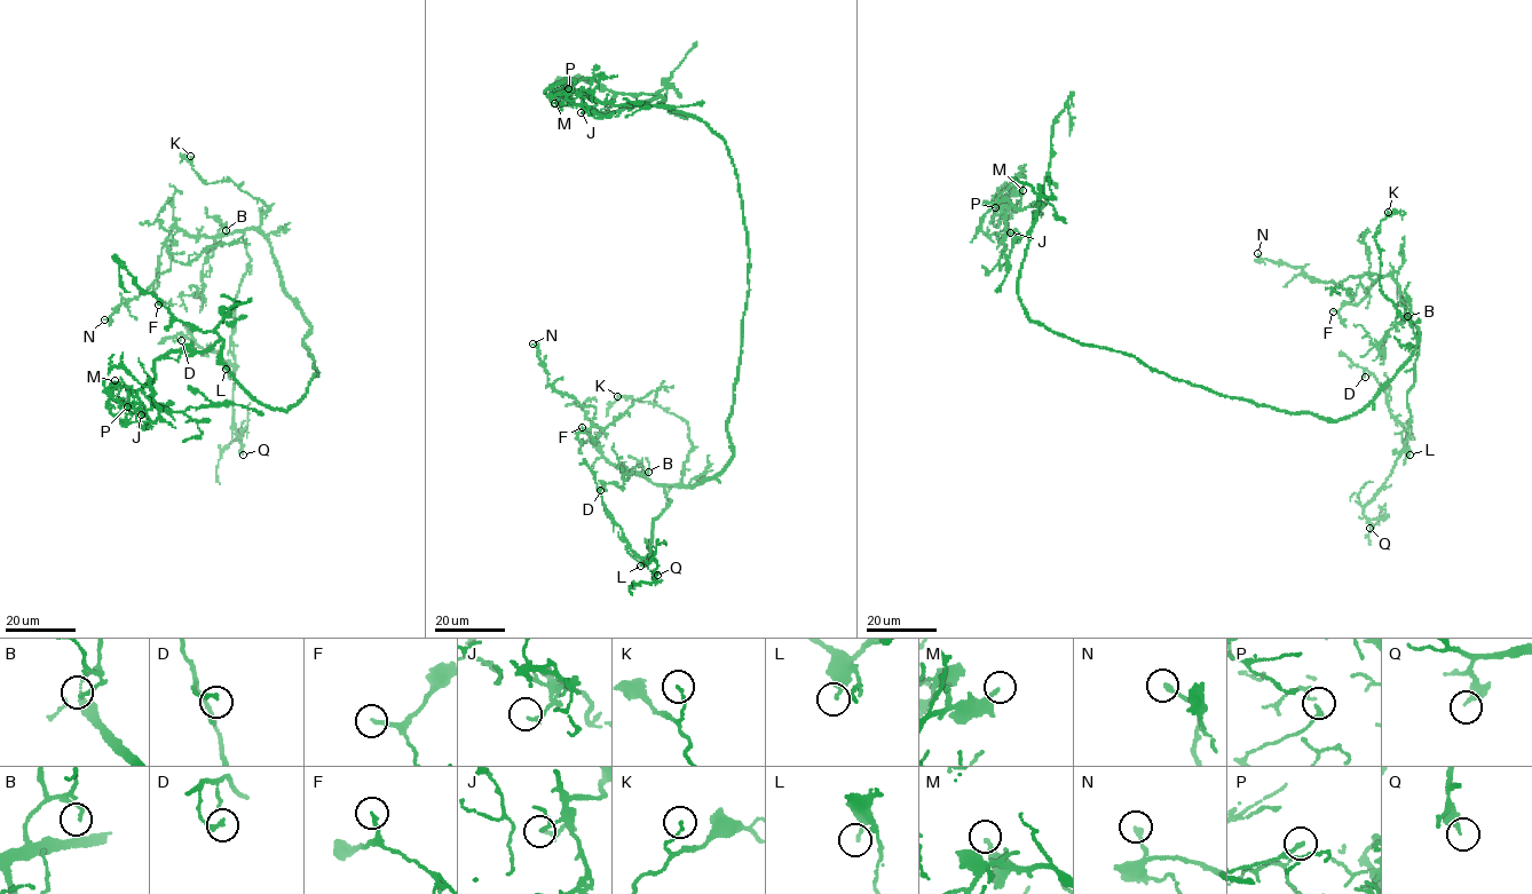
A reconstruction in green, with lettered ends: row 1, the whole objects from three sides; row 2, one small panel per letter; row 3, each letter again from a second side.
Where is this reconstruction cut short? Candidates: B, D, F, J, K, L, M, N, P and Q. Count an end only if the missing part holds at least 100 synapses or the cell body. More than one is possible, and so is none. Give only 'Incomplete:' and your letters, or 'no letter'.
Incomplete: no letter

